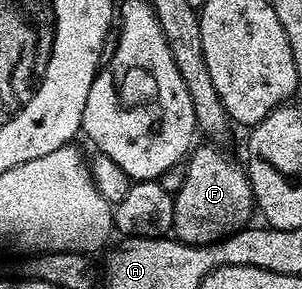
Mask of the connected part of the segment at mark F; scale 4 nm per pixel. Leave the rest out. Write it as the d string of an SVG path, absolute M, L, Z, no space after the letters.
M200 147L187 156L186 159L186 185L174 196L174 221L172 231L175 238L183 243L209 244L216 243L225 236L232 235L236 231L249 226L248 219L254 215L254 200L252 198L252 186L248 180L247 170L236 163L220 147Z

